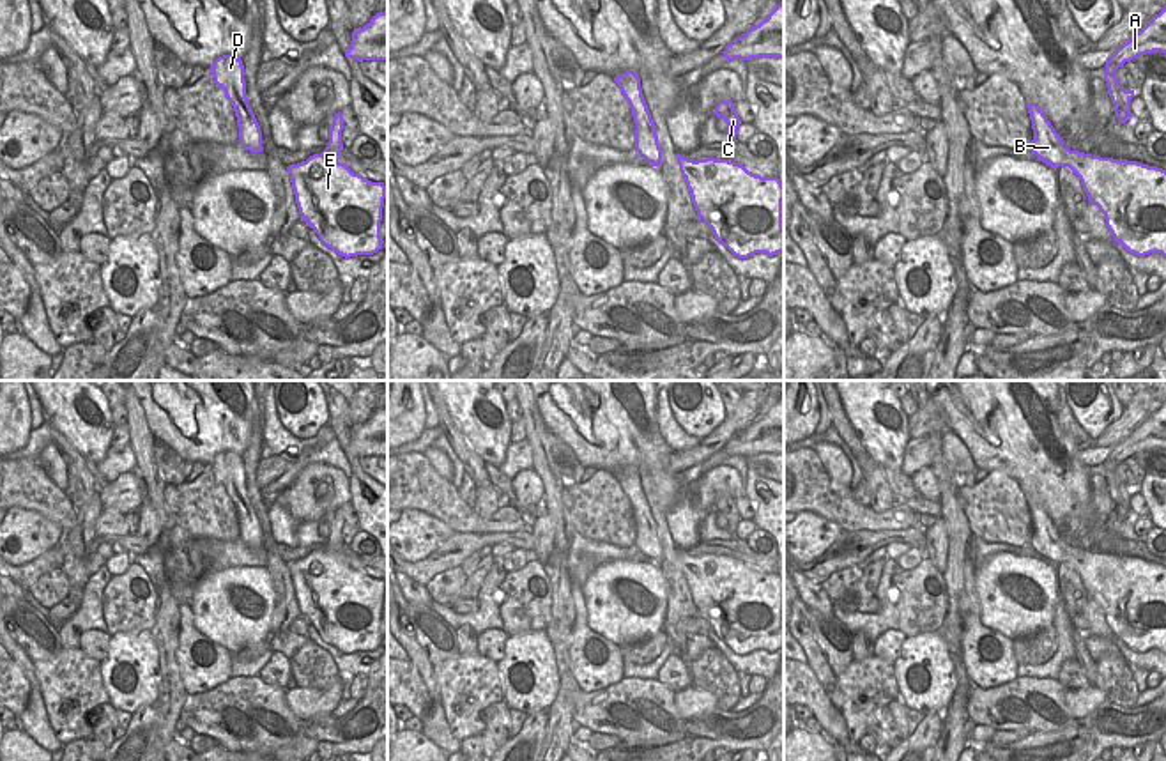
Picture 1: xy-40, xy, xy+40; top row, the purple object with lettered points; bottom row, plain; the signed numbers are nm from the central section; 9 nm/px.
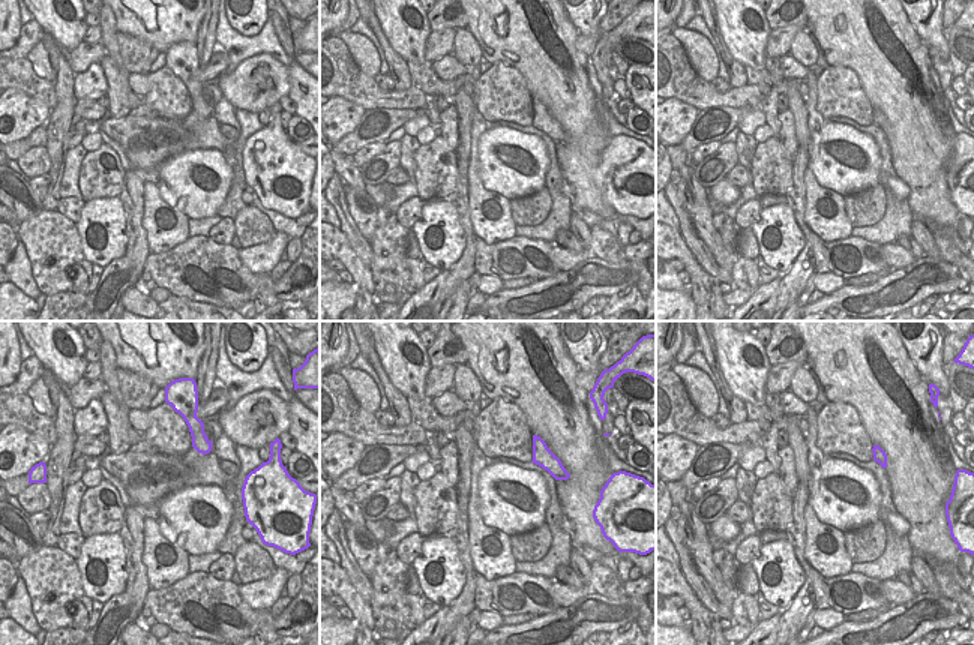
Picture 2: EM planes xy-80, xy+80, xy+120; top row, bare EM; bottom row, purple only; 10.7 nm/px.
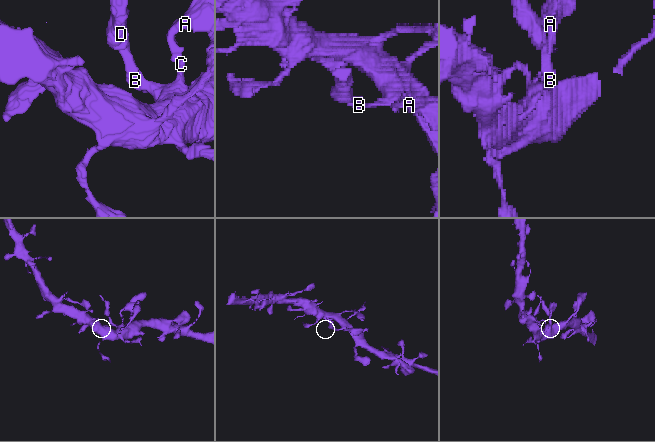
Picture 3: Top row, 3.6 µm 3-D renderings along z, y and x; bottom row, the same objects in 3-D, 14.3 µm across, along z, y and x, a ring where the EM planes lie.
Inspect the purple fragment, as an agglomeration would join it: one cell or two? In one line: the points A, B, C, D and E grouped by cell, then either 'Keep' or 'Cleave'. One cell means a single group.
Groups: A C E / B D. Cleave.

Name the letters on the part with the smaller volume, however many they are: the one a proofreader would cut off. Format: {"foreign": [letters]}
{"foreign": ["B", "D"]}

